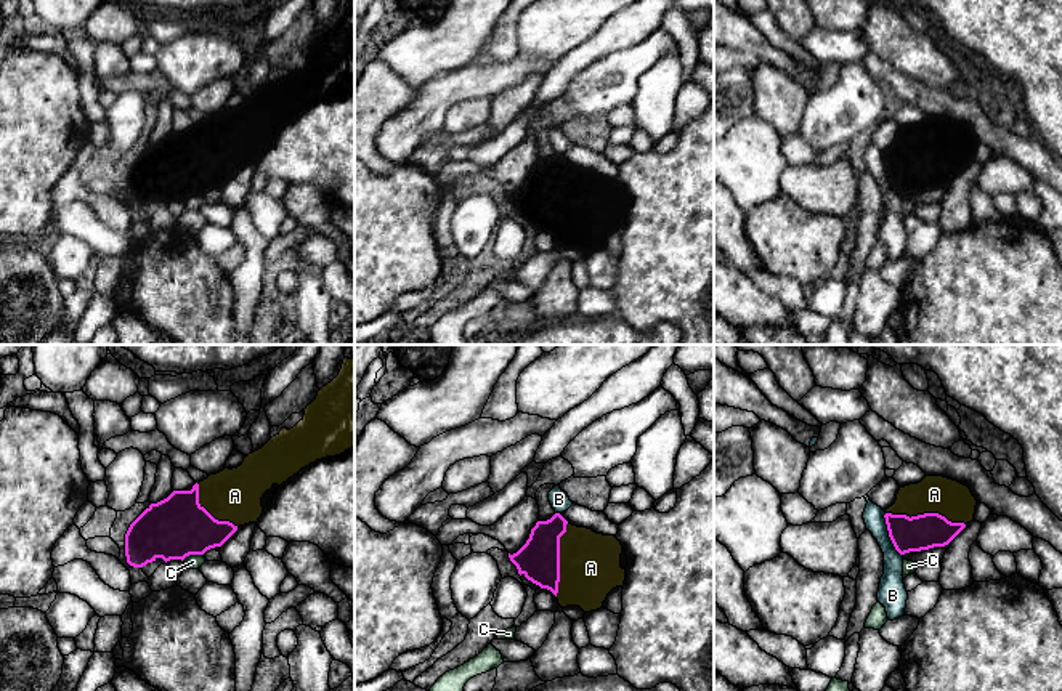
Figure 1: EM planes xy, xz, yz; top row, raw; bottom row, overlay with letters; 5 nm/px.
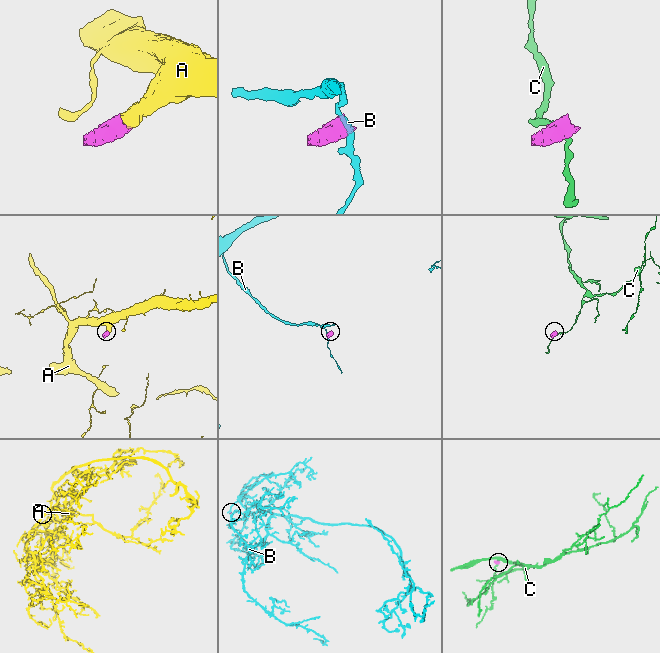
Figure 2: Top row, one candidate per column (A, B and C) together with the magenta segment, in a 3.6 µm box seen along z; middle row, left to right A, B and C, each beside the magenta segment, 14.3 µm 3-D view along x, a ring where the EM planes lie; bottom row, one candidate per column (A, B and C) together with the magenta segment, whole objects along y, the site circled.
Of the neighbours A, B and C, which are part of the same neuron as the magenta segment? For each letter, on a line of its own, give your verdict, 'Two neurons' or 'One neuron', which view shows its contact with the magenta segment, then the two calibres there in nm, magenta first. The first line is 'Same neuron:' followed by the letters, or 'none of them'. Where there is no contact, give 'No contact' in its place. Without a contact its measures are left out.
Same neuron: A
A: One neuron. Touches magenta in yz. Thickness 180 nm (magenta) against 190 nm
B: Two neurons. Touches magenta in yz. Thickness 180 nm (magenta) against 110 nm
C: Two neurons. Touches magenta in xy. Thickness 300 nm (magenta) against 80 nm

